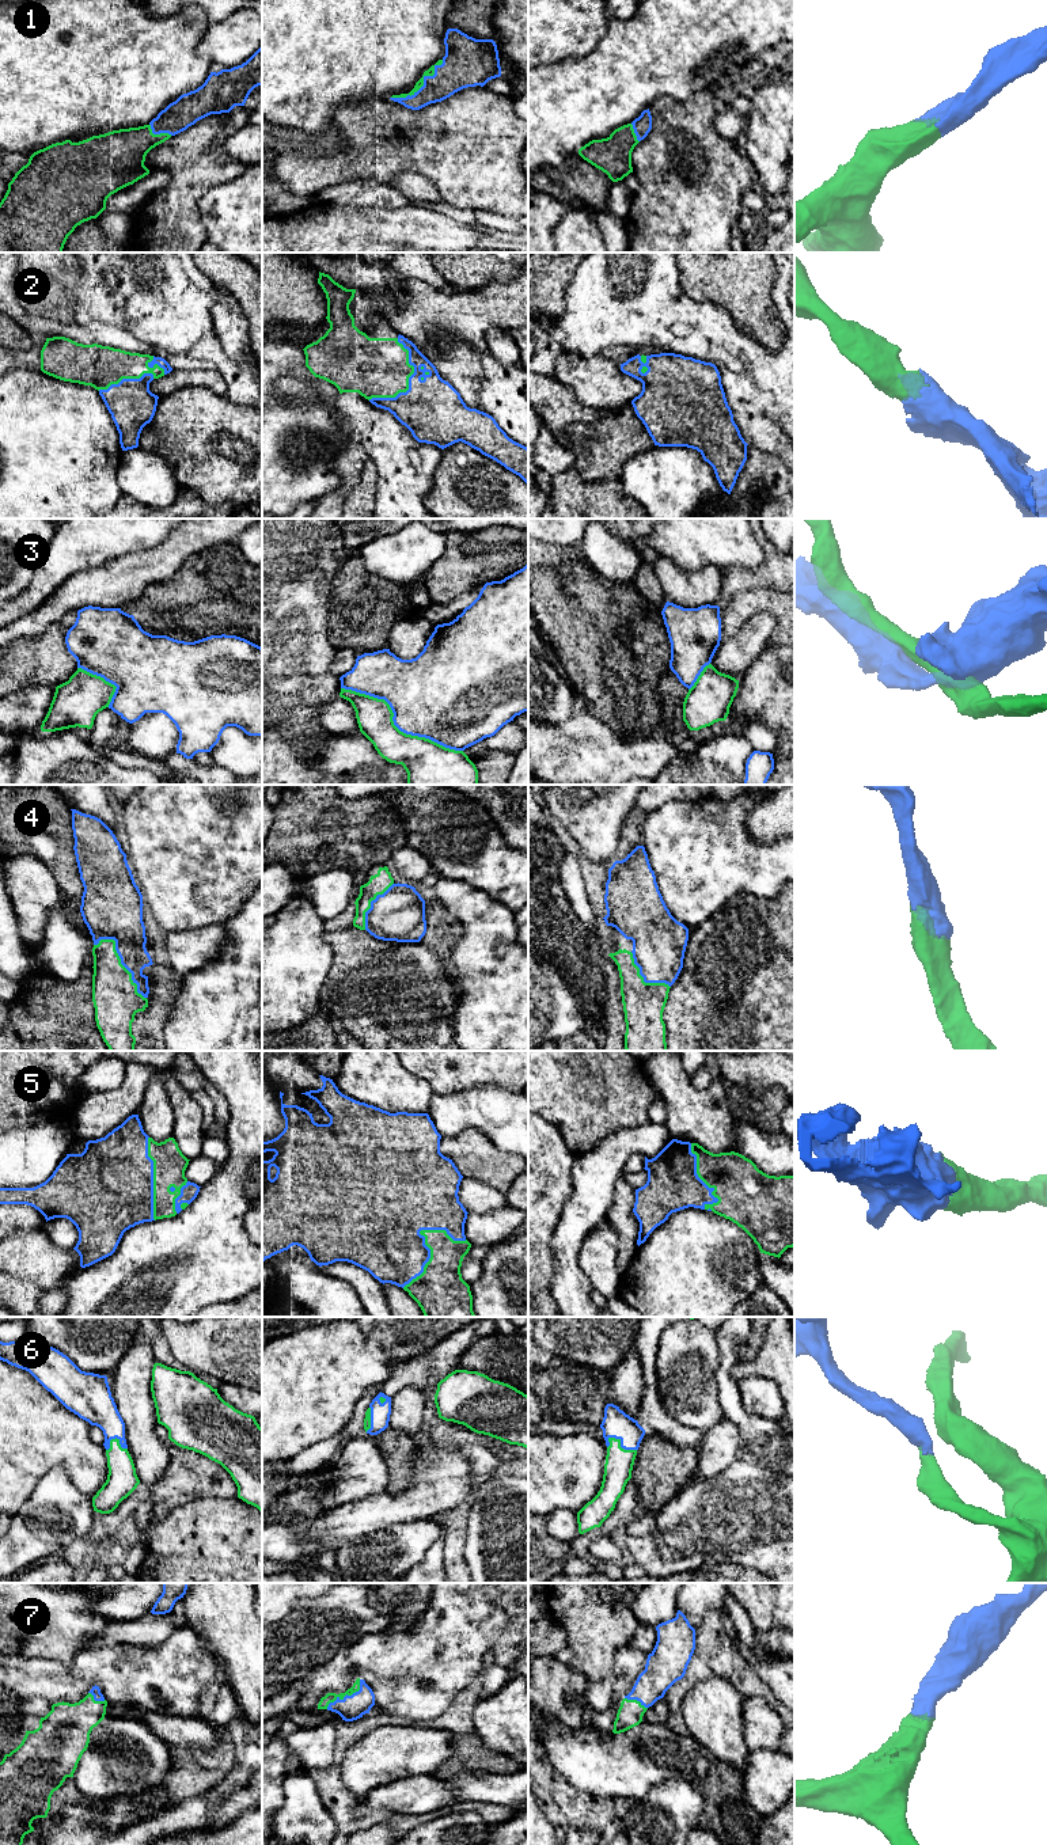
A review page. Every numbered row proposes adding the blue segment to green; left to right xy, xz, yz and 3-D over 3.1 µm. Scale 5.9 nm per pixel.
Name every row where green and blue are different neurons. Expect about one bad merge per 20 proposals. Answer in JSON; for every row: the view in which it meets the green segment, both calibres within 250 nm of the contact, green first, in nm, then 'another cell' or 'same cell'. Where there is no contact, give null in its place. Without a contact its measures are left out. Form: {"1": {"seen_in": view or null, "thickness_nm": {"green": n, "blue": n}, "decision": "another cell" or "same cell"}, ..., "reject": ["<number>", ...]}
{"1": {"seen_in": "xz", "thickness_nm": {"green": 50, "blue": 240}, "decision": "same cell"}, "2": {"seen_in": "xz", "thickness_nm": {"green": 360, "blue": 360}, "decision": "same cell"}, "3": {"seen_in": "xz", "thickness_nm": {"green": 240, "blue": 440}, "decision": "same cell"}, "4": {"seen_in": "xy", "thickness_nm": {"green": 280, "blue": 260}, "decision": "same cell"}, "5": {"seen_in": "xz", "thickness_nm": {"green": 220, "blue": 440}, "decision": "same cell"}, "6": {"seen_in": "yz", "thickness_nm": {"green": 170, "blue": 160}, "decision": "same cell"}, "7": {"seen_in": "xz", "thickness_nm": {"green": 60, "blue": 150}, "decision": "same cell"}, "reject": []}

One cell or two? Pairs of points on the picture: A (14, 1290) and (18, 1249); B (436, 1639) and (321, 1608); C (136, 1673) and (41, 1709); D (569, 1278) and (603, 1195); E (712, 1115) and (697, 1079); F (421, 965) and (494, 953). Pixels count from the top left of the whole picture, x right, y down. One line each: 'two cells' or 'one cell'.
A: two cells
B: two cells
C: two cells
D: one cell
E: two cells
F: two cells

